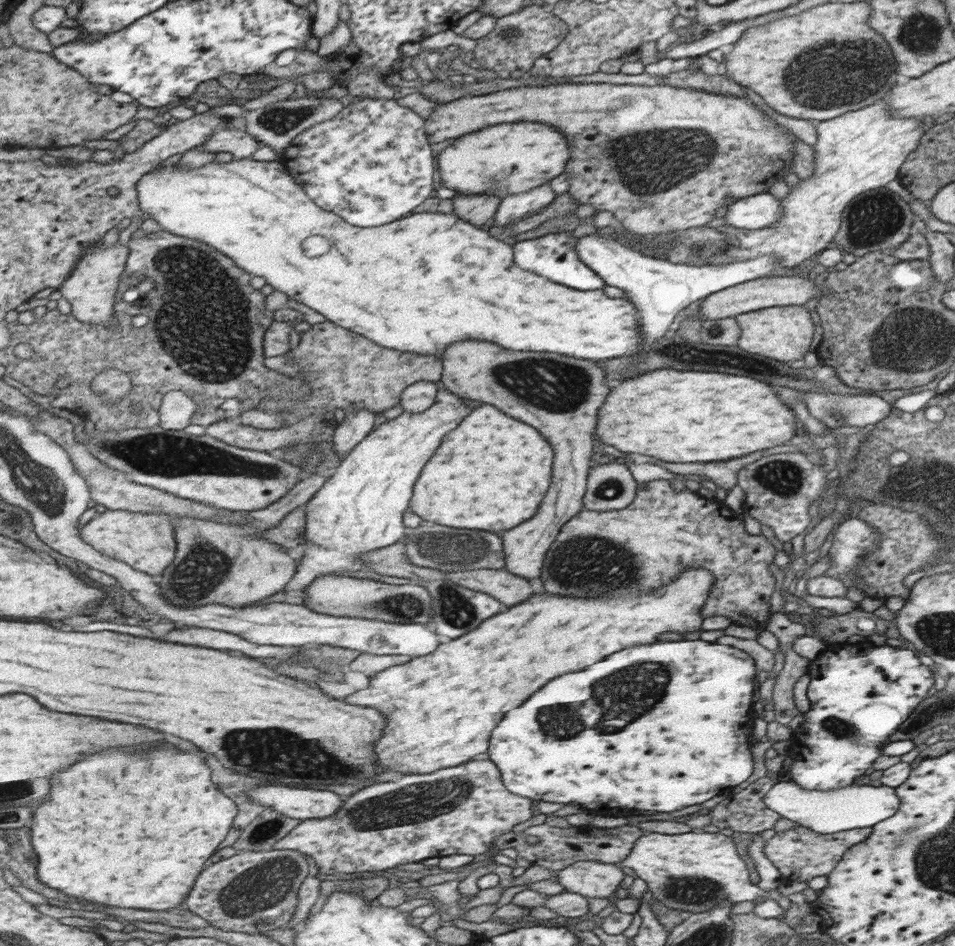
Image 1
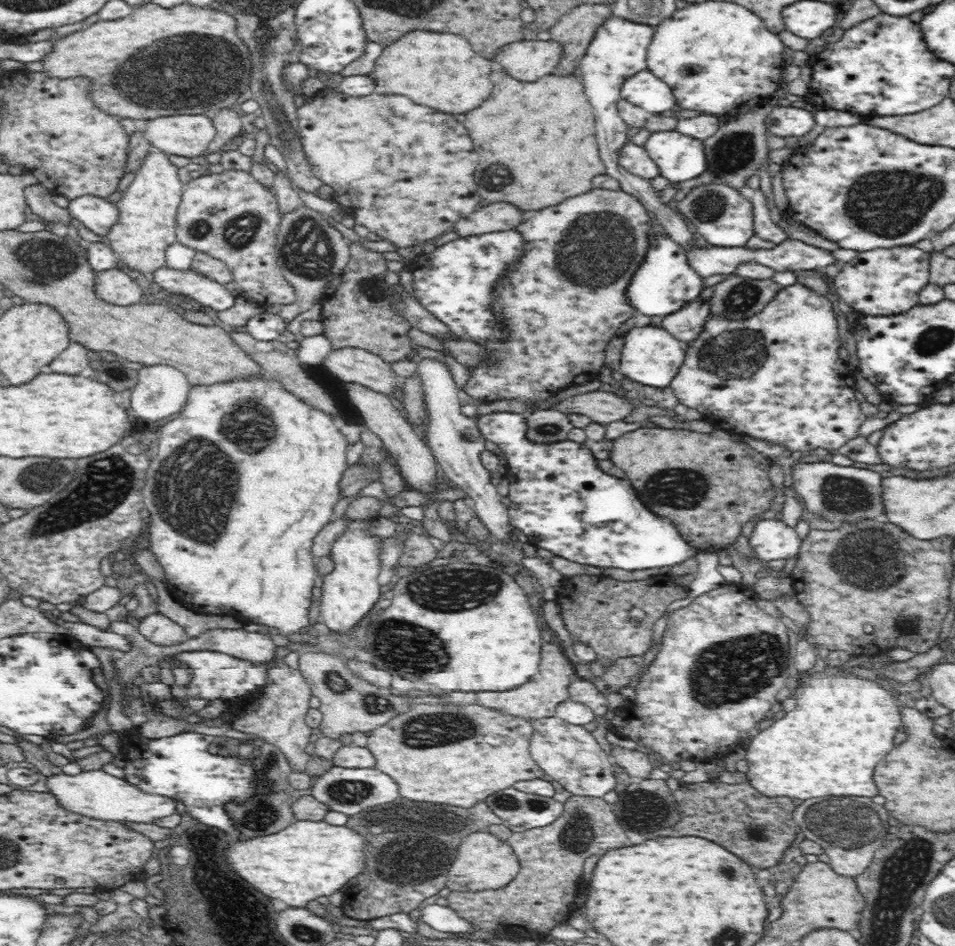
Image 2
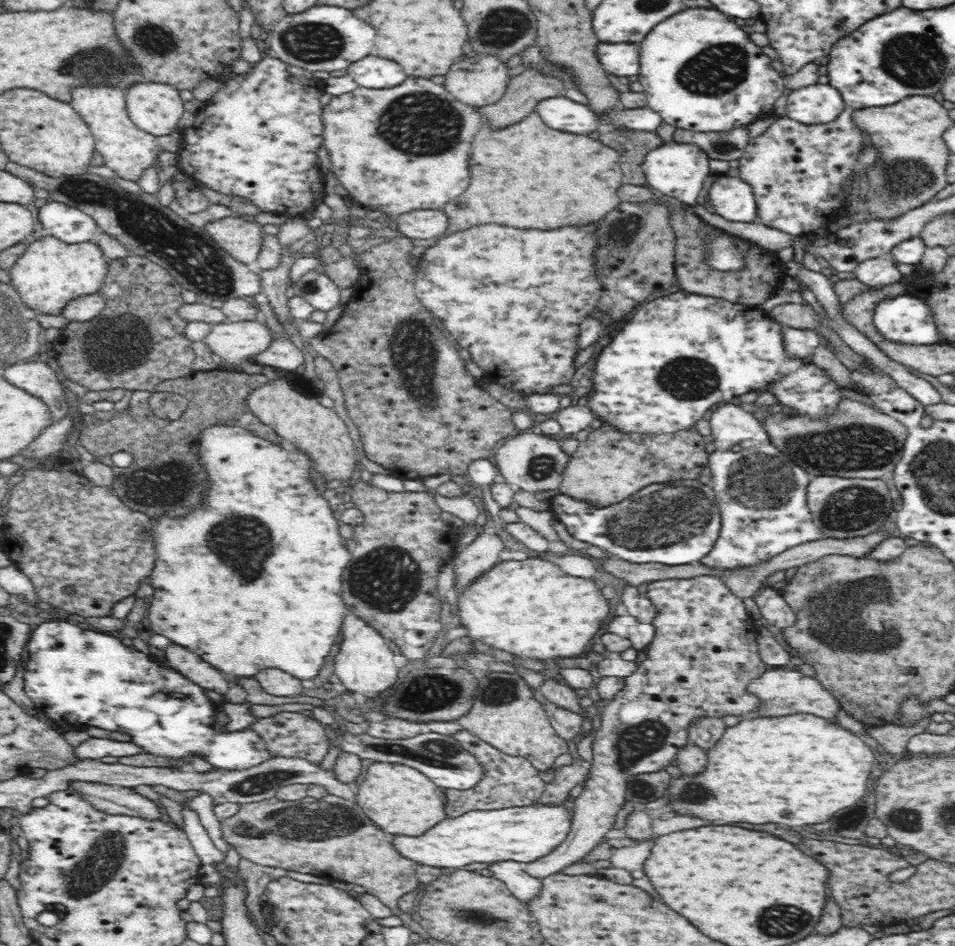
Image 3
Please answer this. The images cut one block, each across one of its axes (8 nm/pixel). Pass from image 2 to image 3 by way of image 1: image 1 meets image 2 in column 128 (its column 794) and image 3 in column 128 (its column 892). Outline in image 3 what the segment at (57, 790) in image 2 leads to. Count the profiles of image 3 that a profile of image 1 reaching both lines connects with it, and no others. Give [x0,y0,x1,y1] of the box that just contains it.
[68,781,162,820]

